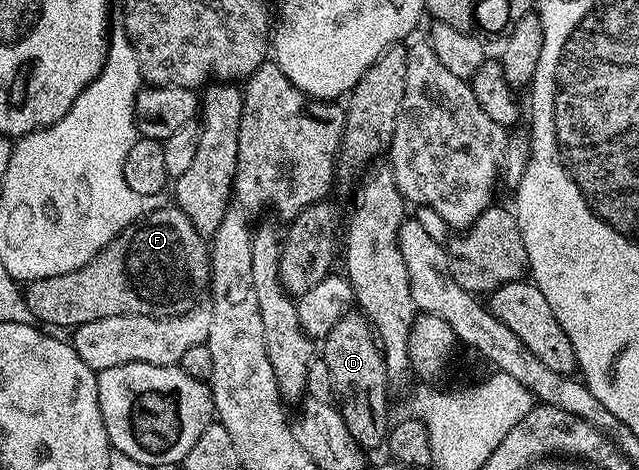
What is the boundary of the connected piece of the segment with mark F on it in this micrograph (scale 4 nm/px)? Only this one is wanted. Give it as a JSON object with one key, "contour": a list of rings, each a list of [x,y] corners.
{"contour":[[[162,204],[119,232],[83,268],[59,276],[34,278],[23,286],[31,316],[42,327],[76,328],[107,316],[138,314],[158,320],[193,309],[211,282],[210,243],[175,204]]]}

